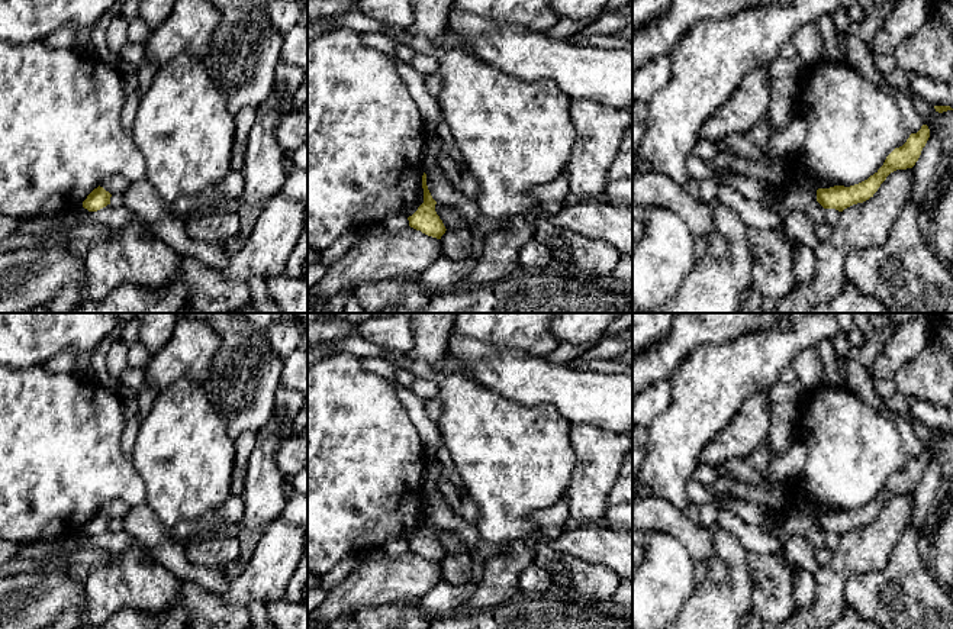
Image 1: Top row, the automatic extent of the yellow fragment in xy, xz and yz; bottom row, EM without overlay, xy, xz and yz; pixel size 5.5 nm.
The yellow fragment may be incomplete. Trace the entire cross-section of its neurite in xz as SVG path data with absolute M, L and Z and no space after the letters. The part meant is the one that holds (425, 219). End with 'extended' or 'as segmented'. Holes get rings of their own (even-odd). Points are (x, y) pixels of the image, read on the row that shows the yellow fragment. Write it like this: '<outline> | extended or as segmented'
M426 174L422 175L422 188L424 188L424 203L418 207L418 210L408 217L409 226L421 230L422 233L441 239L445 233L445 226L440 216L435 212L437 201L432 199L428 186L426 186Z | as segmented

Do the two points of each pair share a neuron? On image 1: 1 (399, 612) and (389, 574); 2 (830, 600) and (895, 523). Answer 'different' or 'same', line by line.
1: different
2: same

